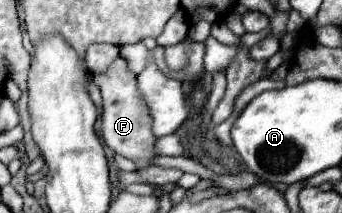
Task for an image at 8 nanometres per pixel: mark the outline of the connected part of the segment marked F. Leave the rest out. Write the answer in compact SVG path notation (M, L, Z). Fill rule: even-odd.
M117 57L103 73L93 75L93 83L99 87L103 97L103 141L115 153L131 159L137 165L137 171L151 165L157 157L155 143L157 137L151 131L151 119L147 107L141 107L141 100L137 88L137 75L127 69L127 61Z

